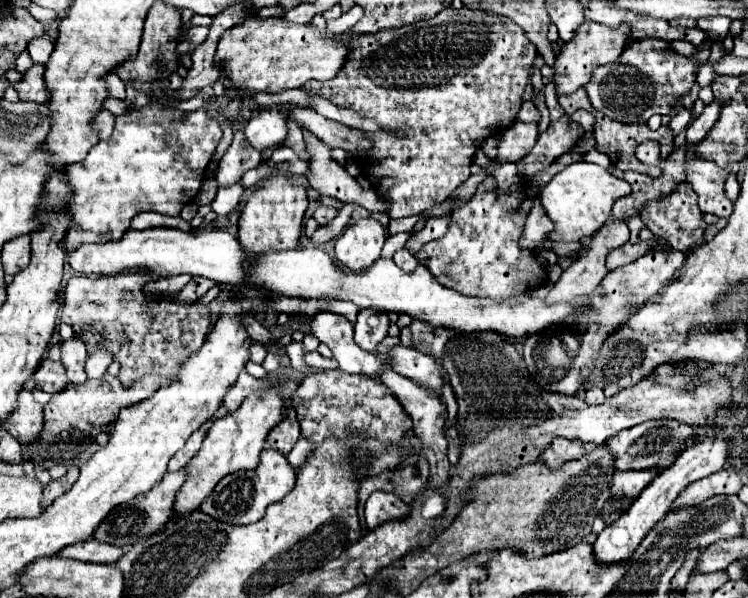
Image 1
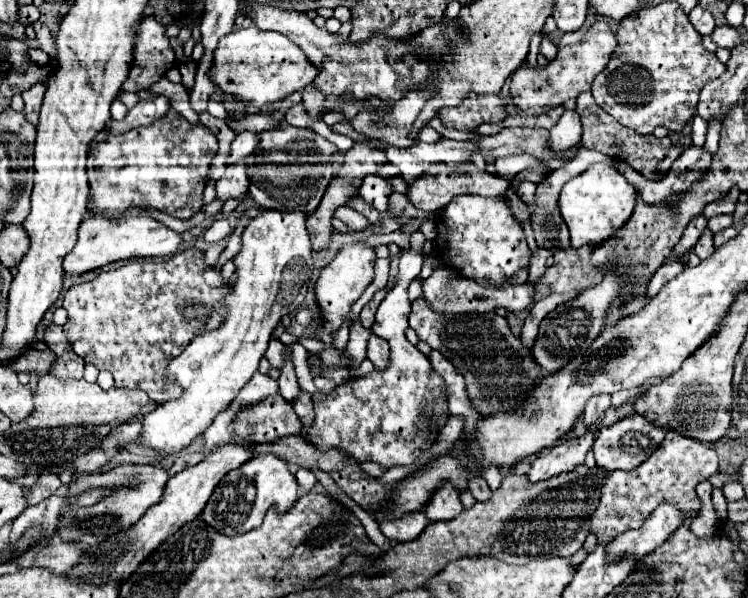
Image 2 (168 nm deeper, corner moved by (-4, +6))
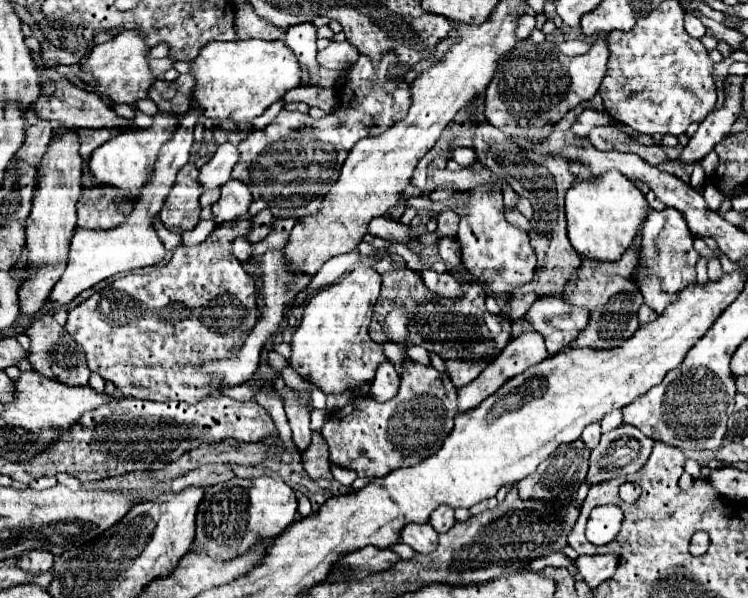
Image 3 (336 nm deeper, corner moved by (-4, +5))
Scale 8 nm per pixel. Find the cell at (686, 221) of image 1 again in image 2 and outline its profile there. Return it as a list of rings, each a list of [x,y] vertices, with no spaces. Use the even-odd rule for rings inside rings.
[[[705,228],[703,230],[703,234],[699,236],[699,240],[697,240],[697,244],[695,244],[695,254],[701,258],[701,260],[705,260],[705,258],[709,258],[711,254],[713,254],[713,232],[709,230],[709,228]]]

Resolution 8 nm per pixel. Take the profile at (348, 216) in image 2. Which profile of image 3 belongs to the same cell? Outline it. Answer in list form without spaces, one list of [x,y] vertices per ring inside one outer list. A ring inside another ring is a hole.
[[[375,217],[369,223],[369,233],[377,235],[377,237],[383,237],[383,239],[387,239],[391,243],[409,243],[409,241],[417,239],[415,231],[411,231],[409,225],[395,223],[395,221],[387,219],[387,217]]]

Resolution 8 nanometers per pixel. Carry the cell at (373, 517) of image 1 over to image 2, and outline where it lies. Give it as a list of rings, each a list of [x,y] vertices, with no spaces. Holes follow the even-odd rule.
[[[407,512],[401,518],[385,518],[383,522],[379,522],[381,532],[395,542],[415,540],[425,526],[427,526],[427,518],[423,512]]]

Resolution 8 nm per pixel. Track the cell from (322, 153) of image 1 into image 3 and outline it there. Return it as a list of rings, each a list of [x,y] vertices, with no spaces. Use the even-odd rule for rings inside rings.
[[[301,23],[301,25],[293,25],[287,29],[285,35],[285,43],[287,47],[295,53],[295,57],[307,65],[311,71],[319,71],[321,67],[315,61],[317,55],[317,27],[313,23]]]

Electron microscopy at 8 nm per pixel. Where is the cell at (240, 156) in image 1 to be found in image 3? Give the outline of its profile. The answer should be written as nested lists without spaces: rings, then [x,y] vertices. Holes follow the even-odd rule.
[[[227,181],[221,187],[221,199],[211,207],[213,211],[213,221],[225,223],[225,221],[235,221],[239,217],[245,217],[251,205],[251,193],[249,187],[241,181]]]

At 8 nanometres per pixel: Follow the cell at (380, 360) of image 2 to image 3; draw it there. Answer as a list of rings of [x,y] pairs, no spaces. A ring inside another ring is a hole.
[[[387,361],[385,365],[381,365],[381,369],[377,369],[377,377],[371,385],[371,397],[377,401],[389,401],[393,395],[397,395],[399,383],[401,383],[401,379],[399,379],[393,363]]]

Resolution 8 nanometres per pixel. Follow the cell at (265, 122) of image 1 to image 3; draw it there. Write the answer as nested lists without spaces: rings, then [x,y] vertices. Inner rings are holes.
[[[223,143],[219,145],[219,149],[215,151],[213,159],[209,163],[203,165],[203,169],[199,169],[199,183],[203,185],[203,189],[215,189],[221,187],[229,181],[231,177],[231,169],[237,163],[237,147],[231,143]]]

